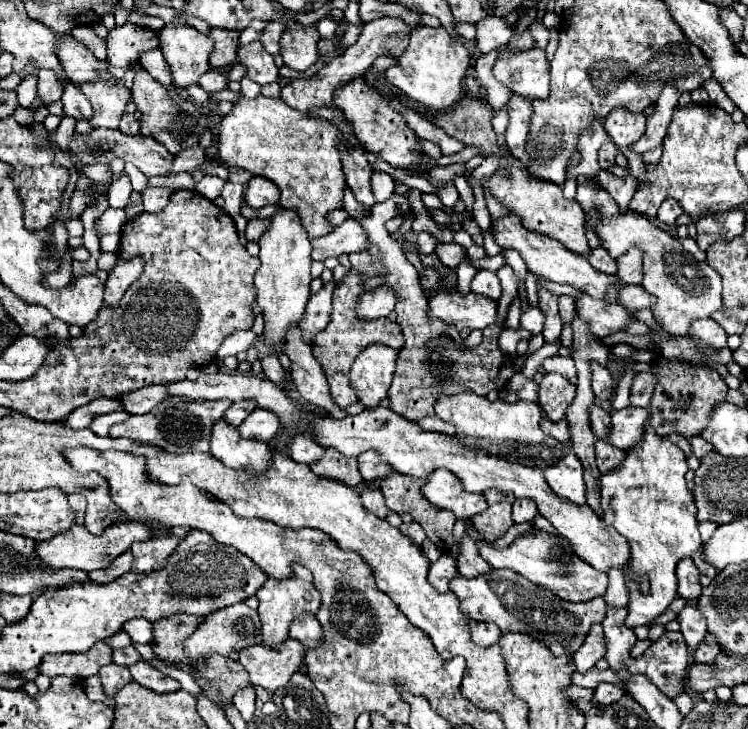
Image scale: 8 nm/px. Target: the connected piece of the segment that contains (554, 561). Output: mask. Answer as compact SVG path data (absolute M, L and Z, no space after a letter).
M539 531L535 535L521 535L505 549L493 549L487 543L479 543L479 549L483 559L491 567L513 569L519 575L533 581L535 585L547 587L551 593L555 593L563 601L583 603L583 601L591 601L593 597L603 597L607 591L607 573L595 571L589 563L579 559L573 553L571 543L567 543L567 539L551 537L545 531Z

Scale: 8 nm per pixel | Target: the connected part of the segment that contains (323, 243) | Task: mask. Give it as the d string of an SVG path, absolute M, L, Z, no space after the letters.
M347 219L341 225L337 225L329 235L313 239L313 261L325 261L327 257L339 257L339 255L351 255L359 251L367 251L367 231L363 231L361 223L355 223L355 219Z

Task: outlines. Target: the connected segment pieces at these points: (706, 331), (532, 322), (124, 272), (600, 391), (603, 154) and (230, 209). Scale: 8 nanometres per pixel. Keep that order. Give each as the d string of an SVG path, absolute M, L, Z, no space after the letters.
M697 319L691 323L689 337L699 339L703 345L711 349L723 349L727 345L727 333L713 319Z
M527 301L527 311L521 313L521 327L531 331L533 335L539 335L543 331L543 313L537 305Z
M119 257L117 265L113 267L113 273L107 279L103 305L105 307L117 307L121 303L123 293L141 275L141 271L143 271L143 259L141 257L135 257L135 259L129 259L129 261Z
M591 363L591 387L599 399L607 401L611 397L611 391L613 391L611 373L605 367L601 367L599 363Z
M607 141L607 143L601 147L601 151L599 151L599 167L601 167L601 169L613 167L613 165L615 165L615 155L617 155L615 143Z
M225 183L221 197L225 201L223 211L227 211L227 215L235 217L239 213L239 207L243 205L243 185L241 183Z

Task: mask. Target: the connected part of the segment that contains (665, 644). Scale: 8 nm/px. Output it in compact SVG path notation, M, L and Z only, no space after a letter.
M667 631L641 657L625 659L623 667L631 675L645 675L665 697L675 699L685 693L689 663L683 635Z

